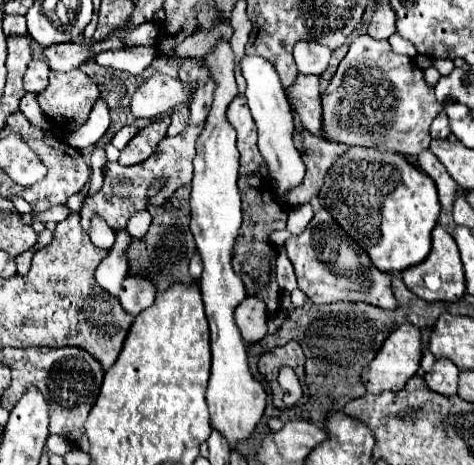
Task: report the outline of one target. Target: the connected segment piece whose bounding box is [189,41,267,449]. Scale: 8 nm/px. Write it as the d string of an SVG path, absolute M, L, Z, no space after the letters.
M219 41L213 53L205 57L211 77L217 81L215 99L207 117L207 125L197 141L197 157L193 161L193 189L191 189L191 233L195 237L197 249L203 259L203 275L199 287L203 293L205 315L211 327L211 351L213 365L207 385L207 405L211 427L219 431L231 449L239 447L255 431L263 417L265 409L265 389L257 383L249 371L247 363L247 345L241 339L239 327L233 319L235 307L247 297L245 285L231 267L231 255L235 237L241 227L241 197L237 189L237 169L239 169L239 151L235 147L235 131L229 125L225 111L231 99L239 93L233 77L233 51L229 41Z

